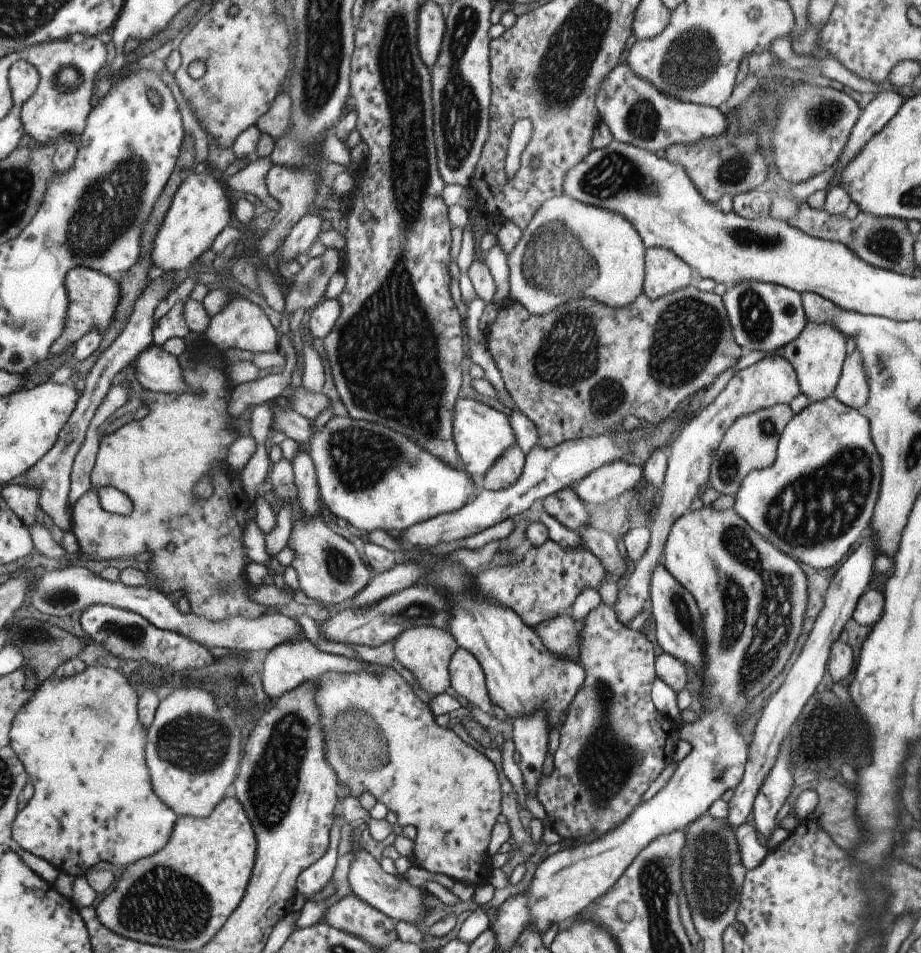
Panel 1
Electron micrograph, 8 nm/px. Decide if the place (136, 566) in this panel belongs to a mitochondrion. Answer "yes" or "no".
no

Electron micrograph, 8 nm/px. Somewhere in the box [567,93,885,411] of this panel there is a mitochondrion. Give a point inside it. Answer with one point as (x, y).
(689, 329)

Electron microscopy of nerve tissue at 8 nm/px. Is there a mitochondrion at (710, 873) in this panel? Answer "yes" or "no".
yes

